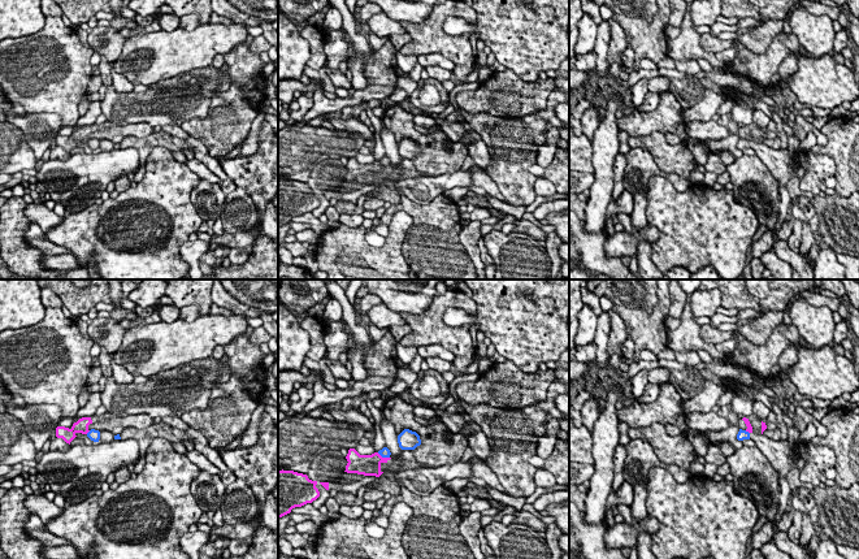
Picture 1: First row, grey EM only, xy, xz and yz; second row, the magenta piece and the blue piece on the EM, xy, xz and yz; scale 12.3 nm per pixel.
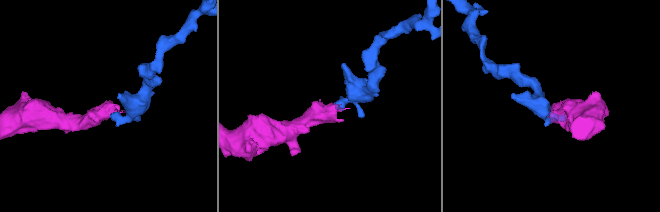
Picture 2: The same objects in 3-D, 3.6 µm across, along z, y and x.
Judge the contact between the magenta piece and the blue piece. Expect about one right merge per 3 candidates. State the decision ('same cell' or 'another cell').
another cell

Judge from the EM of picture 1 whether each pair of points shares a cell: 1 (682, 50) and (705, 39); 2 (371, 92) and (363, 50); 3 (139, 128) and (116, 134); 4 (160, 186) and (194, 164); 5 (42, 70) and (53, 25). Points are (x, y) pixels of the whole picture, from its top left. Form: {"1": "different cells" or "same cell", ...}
{"1": "different cells", "2": "different cells", "3": "same cell", "4": "different cells", "5": "same cell"}

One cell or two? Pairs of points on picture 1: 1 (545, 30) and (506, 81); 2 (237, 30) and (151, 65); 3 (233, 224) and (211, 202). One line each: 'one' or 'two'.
1: two
2: one
3: two

